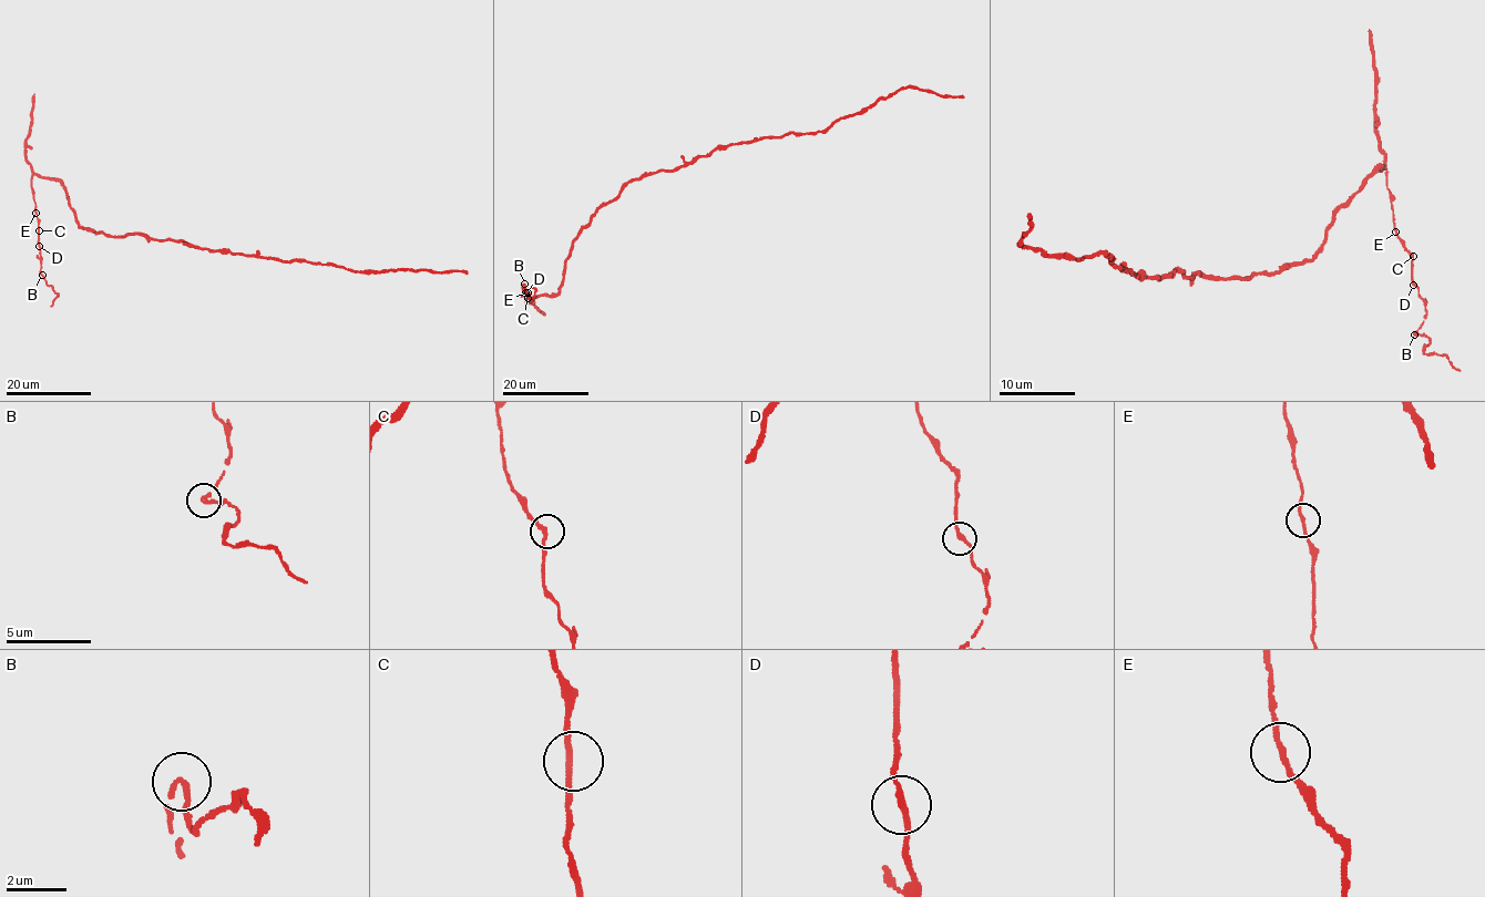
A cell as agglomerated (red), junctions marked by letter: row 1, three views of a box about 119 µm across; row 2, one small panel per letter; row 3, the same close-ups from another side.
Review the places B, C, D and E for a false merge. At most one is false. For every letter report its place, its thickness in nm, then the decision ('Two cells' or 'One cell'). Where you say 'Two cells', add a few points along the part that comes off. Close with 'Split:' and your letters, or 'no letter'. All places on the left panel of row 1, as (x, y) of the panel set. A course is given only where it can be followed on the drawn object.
B: Place: (42, 275). Thickness 170 nm. One cell
C: Place: (39, 230). Thickness 180 nm. One cell
D: Place: (39, 246). Thickness 190 nm. One cell
E: Place: (36, 213). Thickness 170 nm. One cell
Split: no letter

